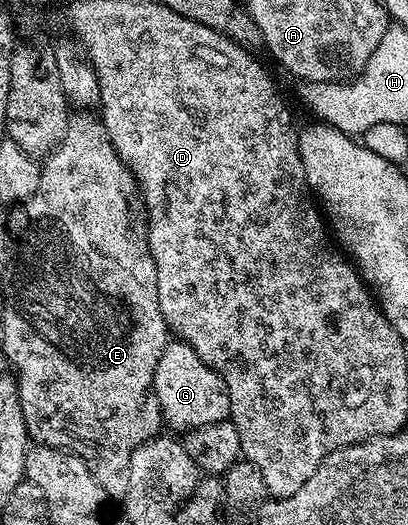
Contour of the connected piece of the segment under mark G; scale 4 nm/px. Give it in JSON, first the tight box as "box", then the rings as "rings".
{"box":[153,340,230,431],"rings":[[[170,340],[165,346],[163,355],[155,367],[153,390],[161,404],[161,416],[164,424],[173,429],[188,431],[207,427],[211,423],[230,420],[229,396],[223,379],[185,341]]]}

